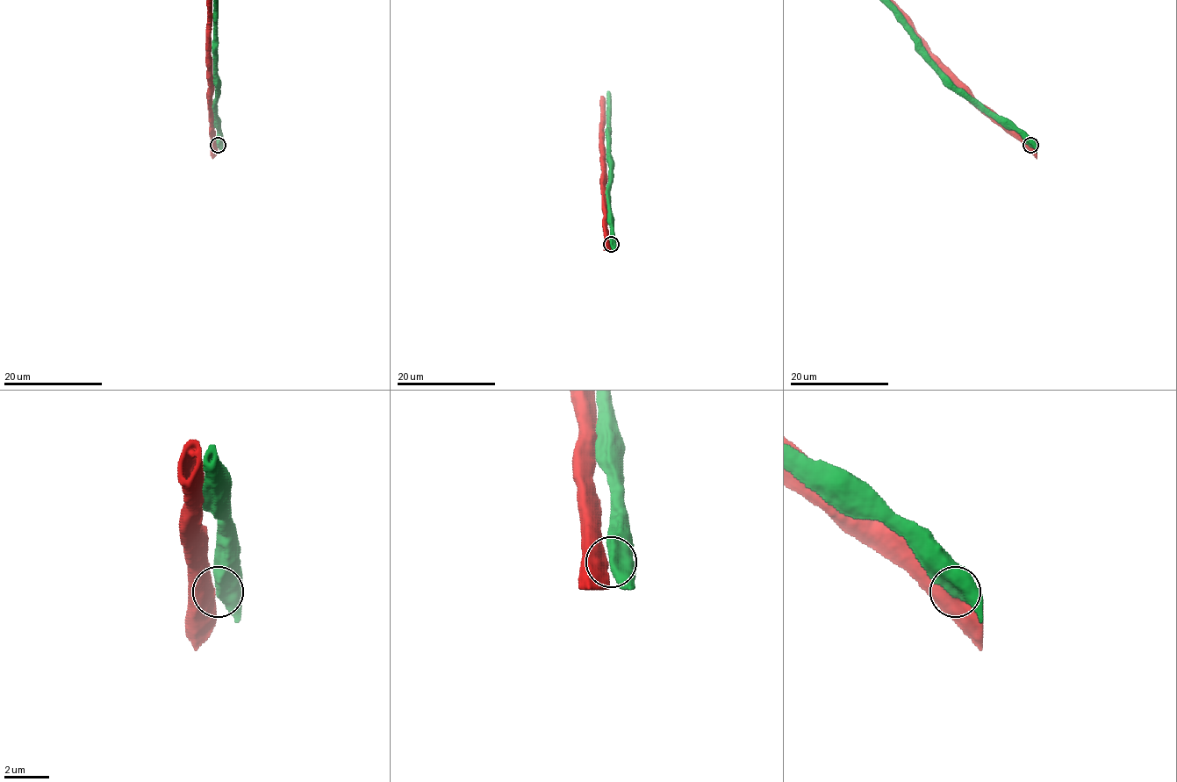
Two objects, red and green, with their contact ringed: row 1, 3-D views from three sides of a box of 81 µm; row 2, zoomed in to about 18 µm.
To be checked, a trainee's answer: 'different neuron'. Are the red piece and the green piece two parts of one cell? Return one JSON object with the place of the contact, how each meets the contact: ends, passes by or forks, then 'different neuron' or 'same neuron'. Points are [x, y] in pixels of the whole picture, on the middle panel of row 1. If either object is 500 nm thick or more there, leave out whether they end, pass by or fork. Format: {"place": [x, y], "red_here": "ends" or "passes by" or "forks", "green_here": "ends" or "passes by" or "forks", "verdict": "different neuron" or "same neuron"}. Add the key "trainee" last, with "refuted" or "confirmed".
{"place": [611, 244], "verdict": "different neuron", "trainee": "confirmed"}

